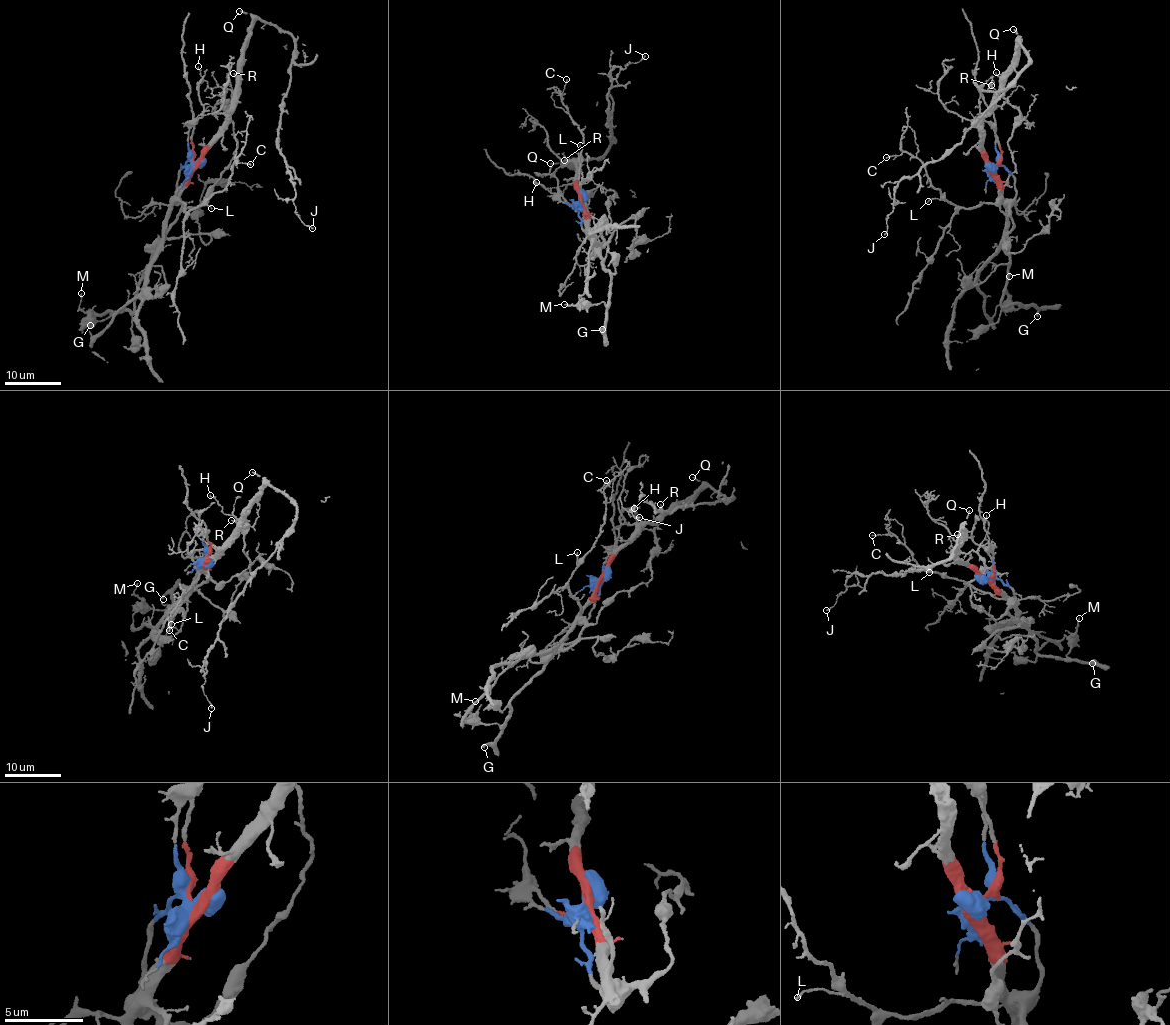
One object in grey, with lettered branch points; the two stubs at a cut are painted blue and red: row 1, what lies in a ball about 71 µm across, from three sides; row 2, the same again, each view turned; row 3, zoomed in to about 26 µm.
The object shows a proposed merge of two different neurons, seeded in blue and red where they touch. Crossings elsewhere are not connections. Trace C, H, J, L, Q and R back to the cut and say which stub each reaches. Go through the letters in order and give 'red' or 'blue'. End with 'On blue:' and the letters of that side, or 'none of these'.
C: red
H: red
J: red
L: red
Q: red
R: red
On blue: none of these

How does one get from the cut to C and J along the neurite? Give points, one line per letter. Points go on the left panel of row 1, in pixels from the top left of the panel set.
C: (194, 164), (193, 176), (180, 198), (188, 213), (227, 185), (235, 158), (251, 165)
J: (194, 164), (220, 132), (248, 32), (258, 19), (276, 24), (295, 46), (279, 149), (296, 214), (313, 229)

